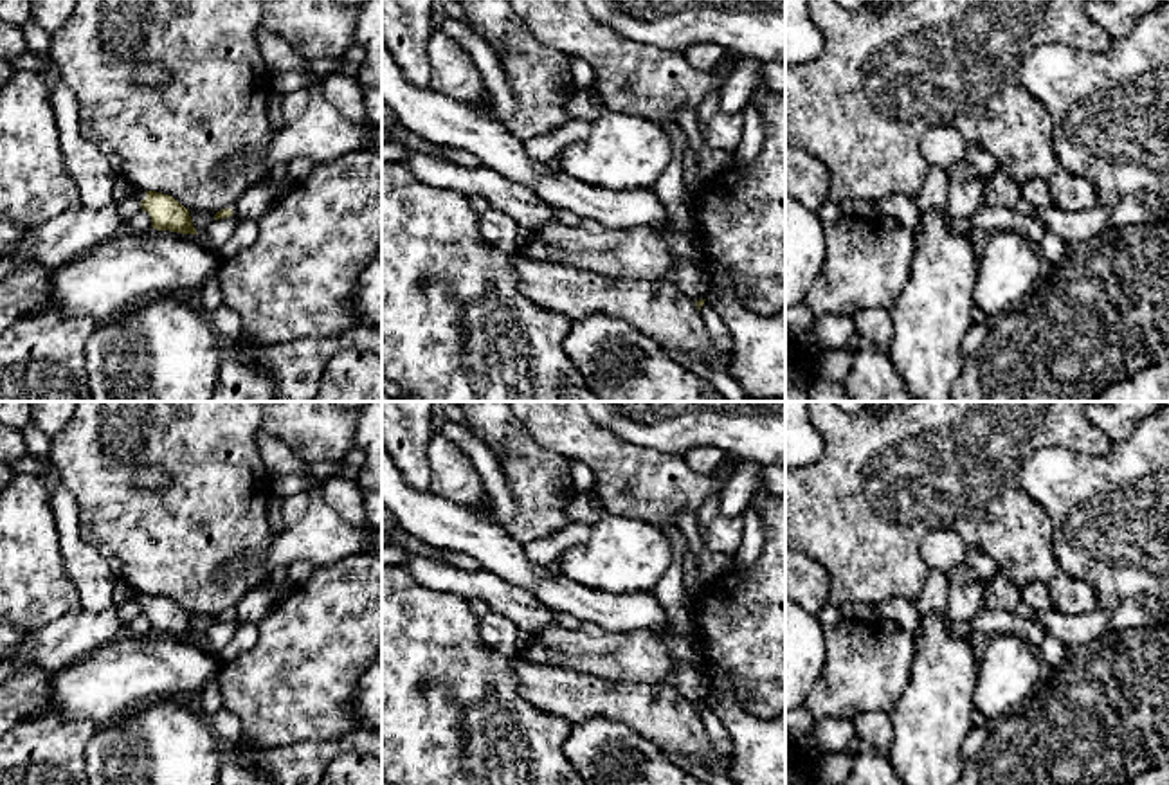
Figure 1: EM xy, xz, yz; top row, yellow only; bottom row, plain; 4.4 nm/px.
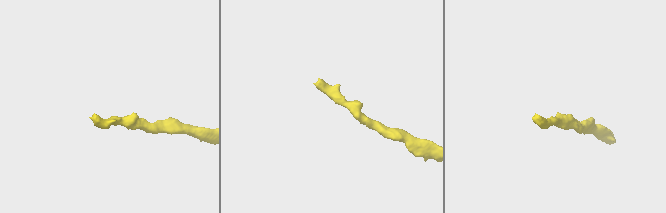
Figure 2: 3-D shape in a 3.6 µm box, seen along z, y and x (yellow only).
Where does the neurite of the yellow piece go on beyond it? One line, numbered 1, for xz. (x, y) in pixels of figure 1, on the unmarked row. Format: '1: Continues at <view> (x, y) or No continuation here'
1: No continuation here

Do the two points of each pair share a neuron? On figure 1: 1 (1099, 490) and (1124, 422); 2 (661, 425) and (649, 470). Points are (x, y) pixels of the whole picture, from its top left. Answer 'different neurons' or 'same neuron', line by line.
1: different neurons
2: different neurons

